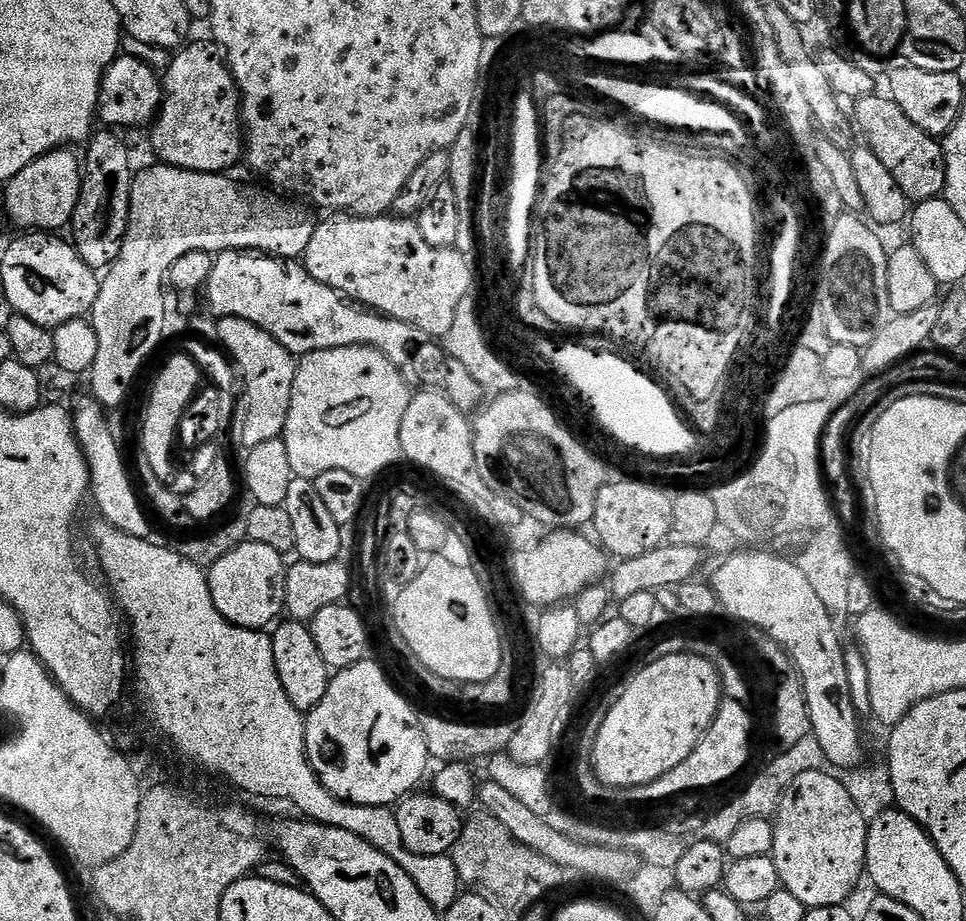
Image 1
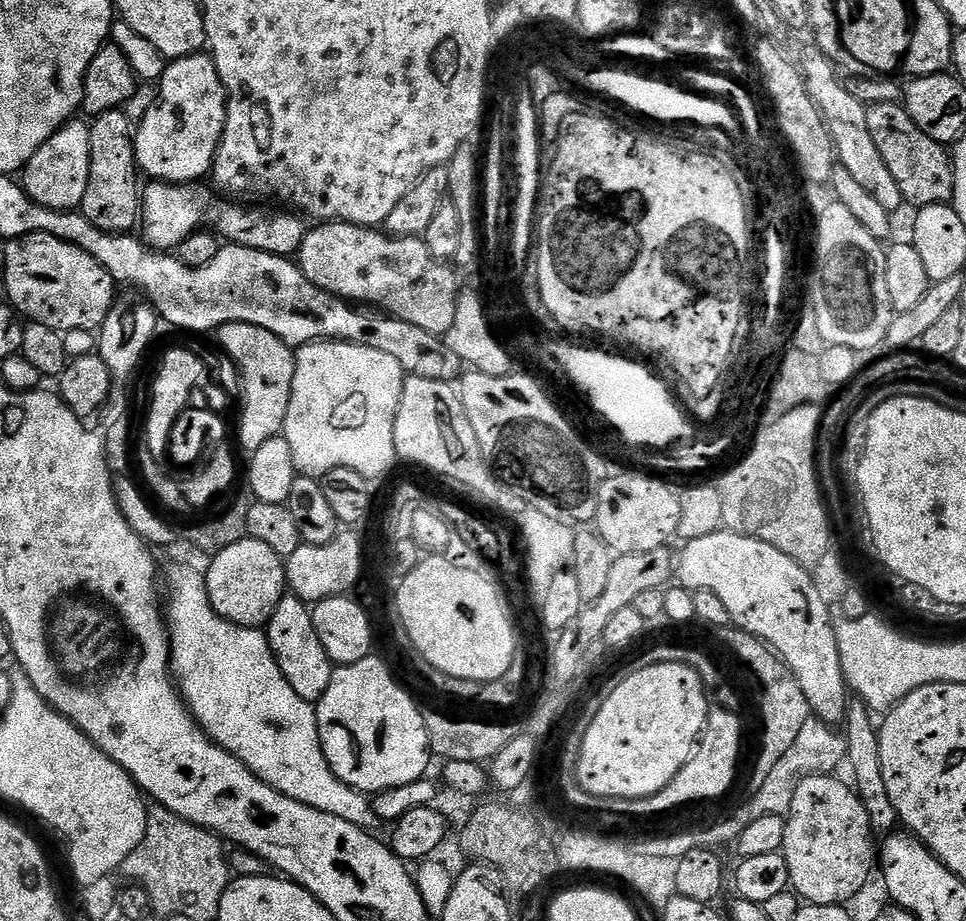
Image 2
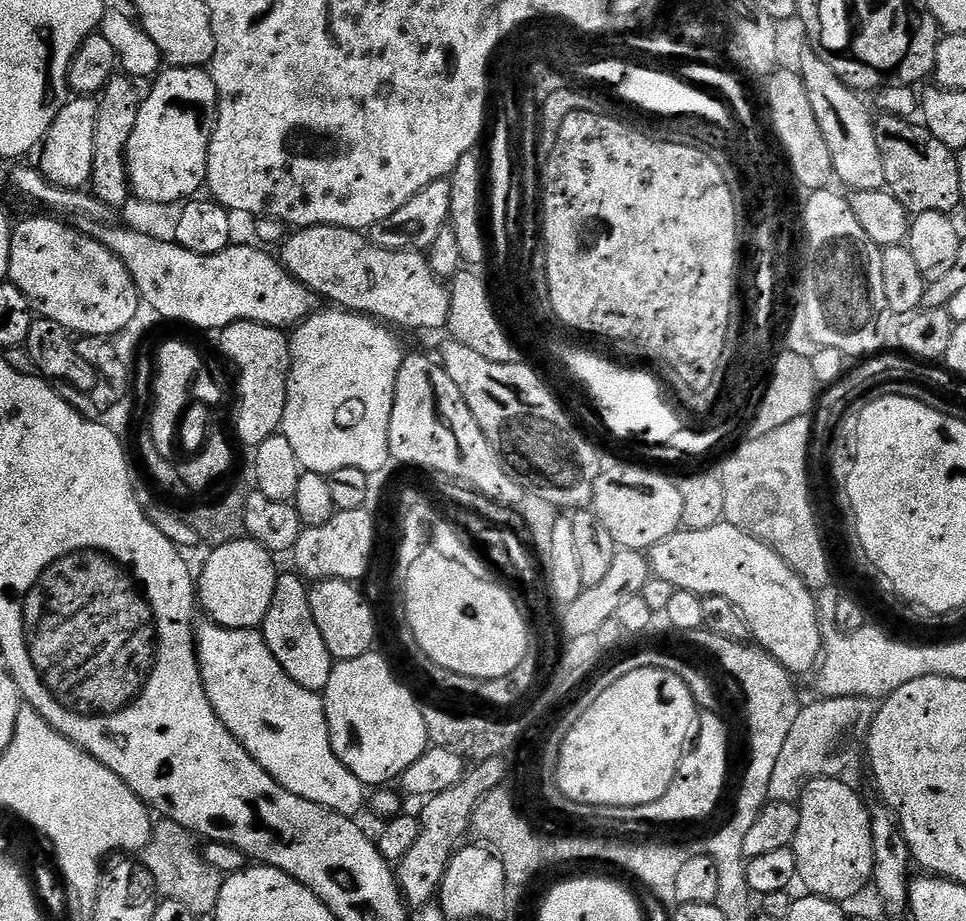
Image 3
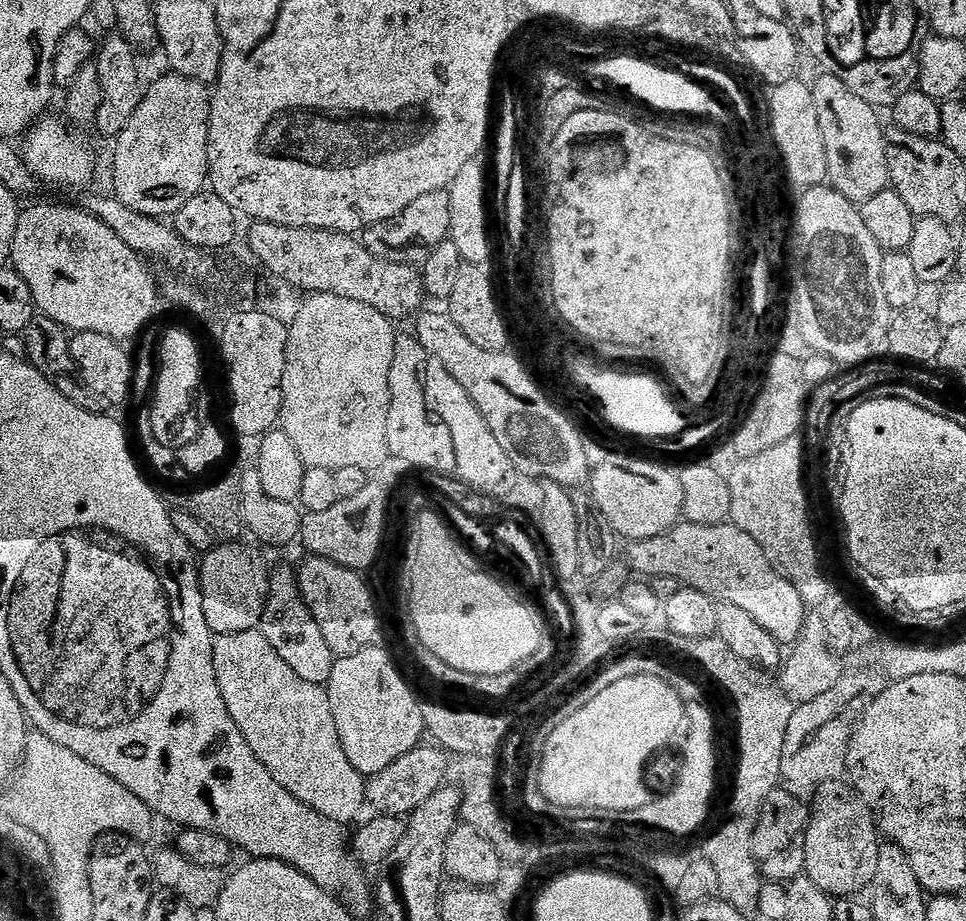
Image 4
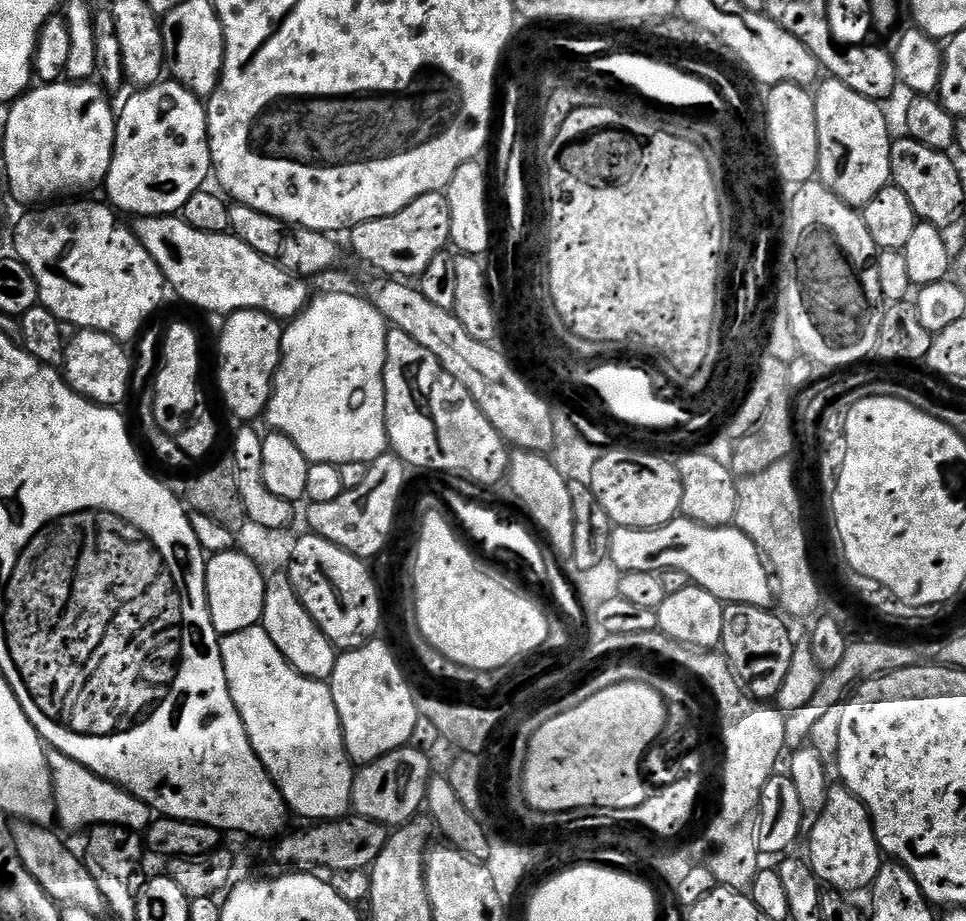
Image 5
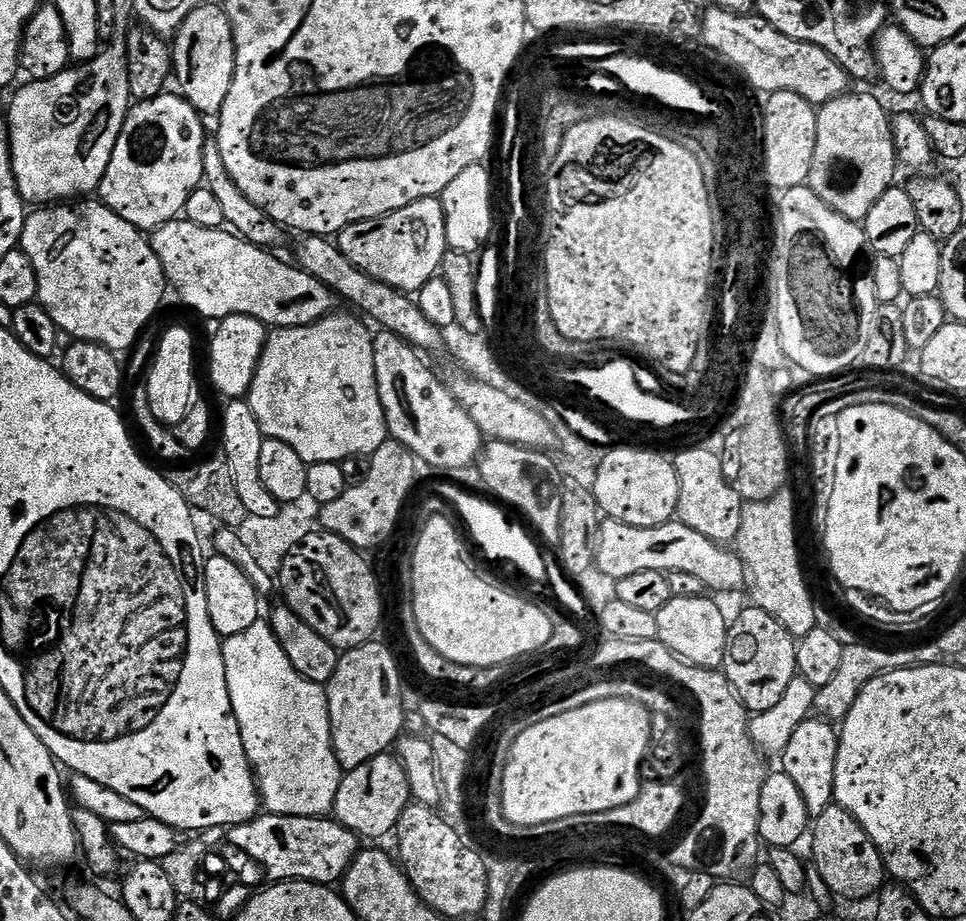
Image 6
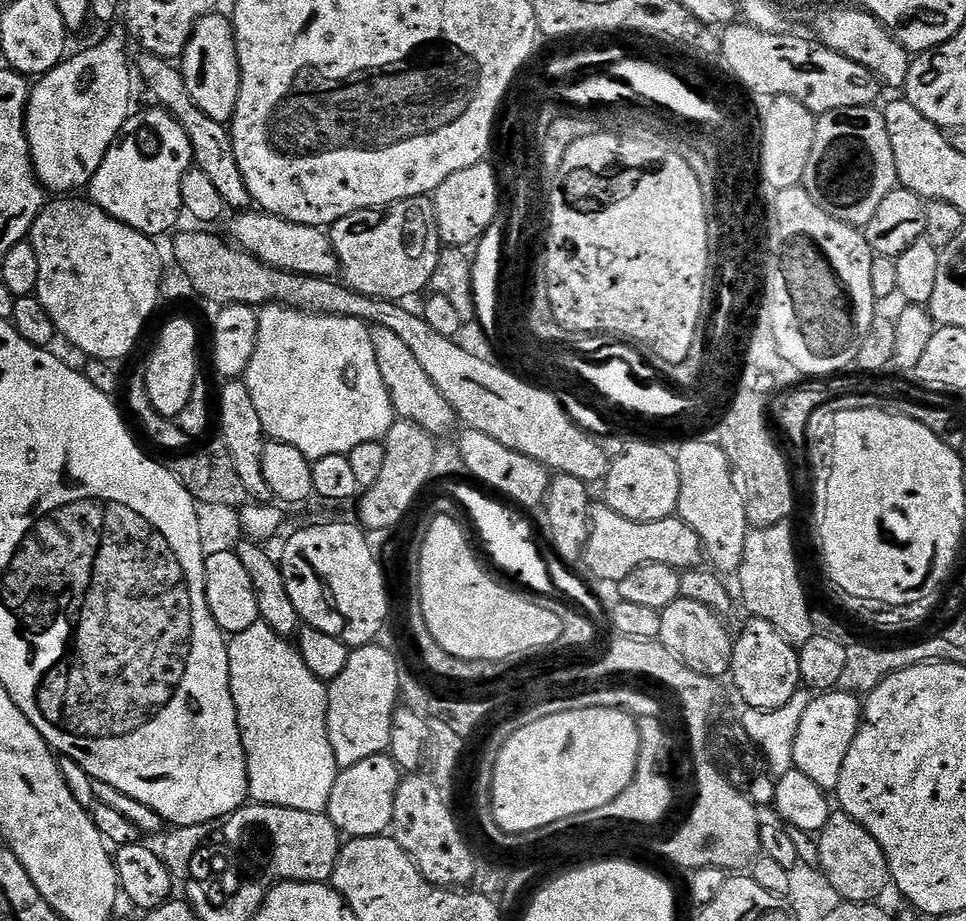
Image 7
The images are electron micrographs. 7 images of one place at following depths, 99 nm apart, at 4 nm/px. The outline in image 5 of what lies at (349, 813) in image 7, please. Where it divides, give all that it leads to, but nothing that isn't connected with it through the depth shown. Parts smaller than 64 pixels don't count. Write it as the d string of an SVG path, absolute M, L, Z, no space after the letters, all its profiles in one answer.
M404 745L357 771L352 783L352 808L359 817L387 828L397 828L413 819L420 808L423 809L433 769L427 754L413 746Z

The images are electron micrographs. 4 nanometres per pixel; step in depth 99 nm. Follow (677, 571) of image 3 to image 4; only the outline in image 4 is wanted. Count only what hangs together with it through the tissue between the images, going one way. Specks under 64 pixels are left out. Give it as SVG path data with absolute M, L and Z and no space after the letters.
M680 522L663 536L633 540L627 548L627 567L640 575L637 577L678 578L681 585L696 588L716 602L742 606L742 610L751 614L754 622L758 622L758 626L762 626L762 630L770 633L781 646L795 644L804 628L806 605L798 590L776 571L758 542L734 526L707 528Z

